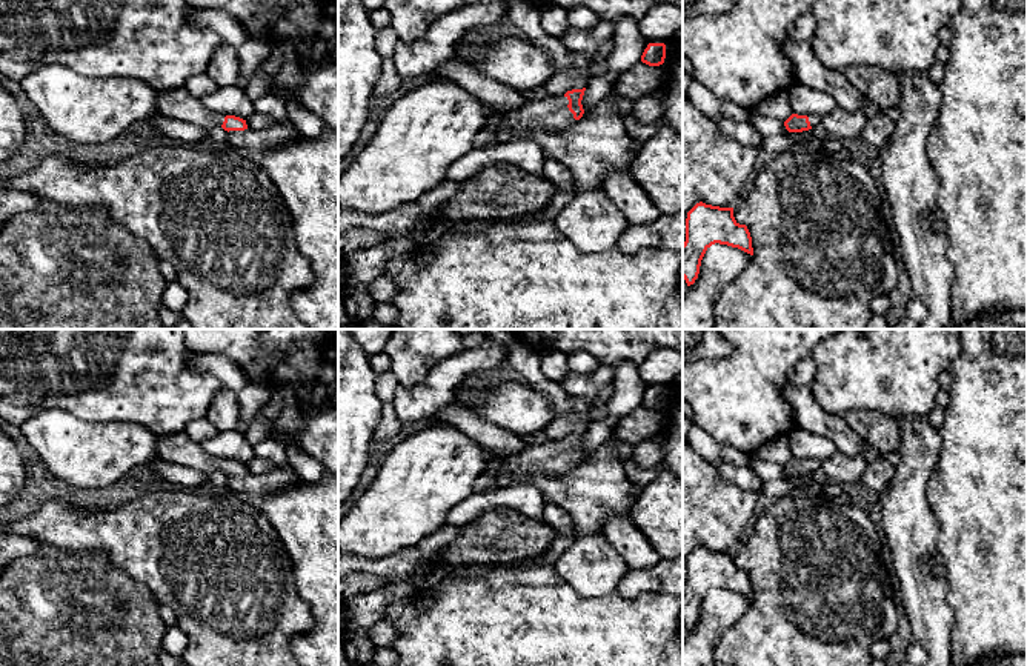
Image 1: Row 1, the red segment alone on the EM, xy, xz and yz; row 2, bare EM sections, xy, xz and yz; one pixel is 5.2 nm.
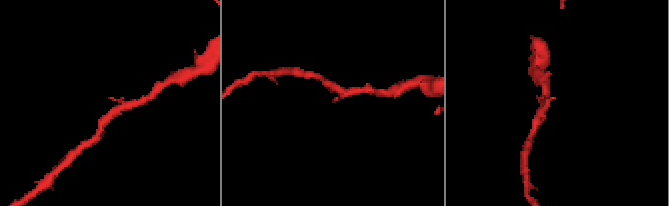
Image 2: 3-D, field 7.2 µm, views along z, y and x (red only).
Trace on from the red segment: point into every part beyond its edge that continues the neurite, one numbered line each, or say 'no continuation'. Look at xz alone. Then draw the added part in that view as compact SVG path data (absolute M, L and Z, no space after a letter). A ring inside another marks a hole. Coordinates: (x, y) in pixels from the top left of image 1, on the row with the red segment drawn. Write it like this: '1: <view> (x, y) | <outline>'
1: xz (552, 113) | M564 95L547 97L546 100L530 100L524 106L500 112L500 123L484 126L475 137L475 148L495 146L495 129L500 126L526 126L526 128L561 128L575 122L567 108L569 100Z

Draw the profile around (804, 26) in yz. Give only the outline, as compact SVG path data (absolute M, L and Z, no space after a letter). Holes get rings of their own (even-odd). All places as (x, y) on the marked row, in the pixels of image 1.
M812 12L799 15L789 29L789 37L795 42L809 43L816 31L816 20Z

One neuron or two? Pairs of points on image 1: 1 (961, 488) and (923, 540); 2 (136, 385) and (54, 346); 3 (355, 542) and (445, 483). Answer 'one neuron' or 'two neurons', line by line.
1: two neurons
2: one neuron
3: one neuron

